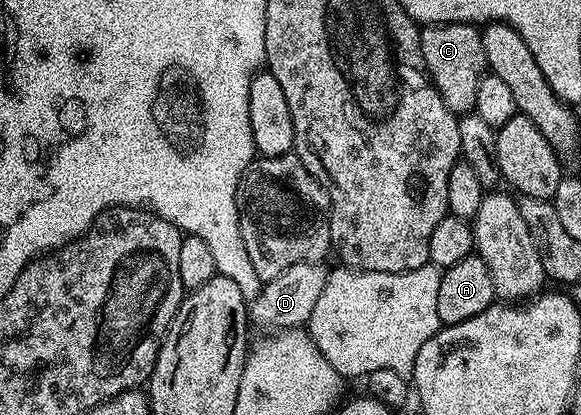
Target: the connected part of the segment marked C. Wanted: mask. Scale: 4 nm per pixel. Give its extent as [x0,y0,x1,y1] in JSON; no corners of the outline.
[419,24,489,114]

